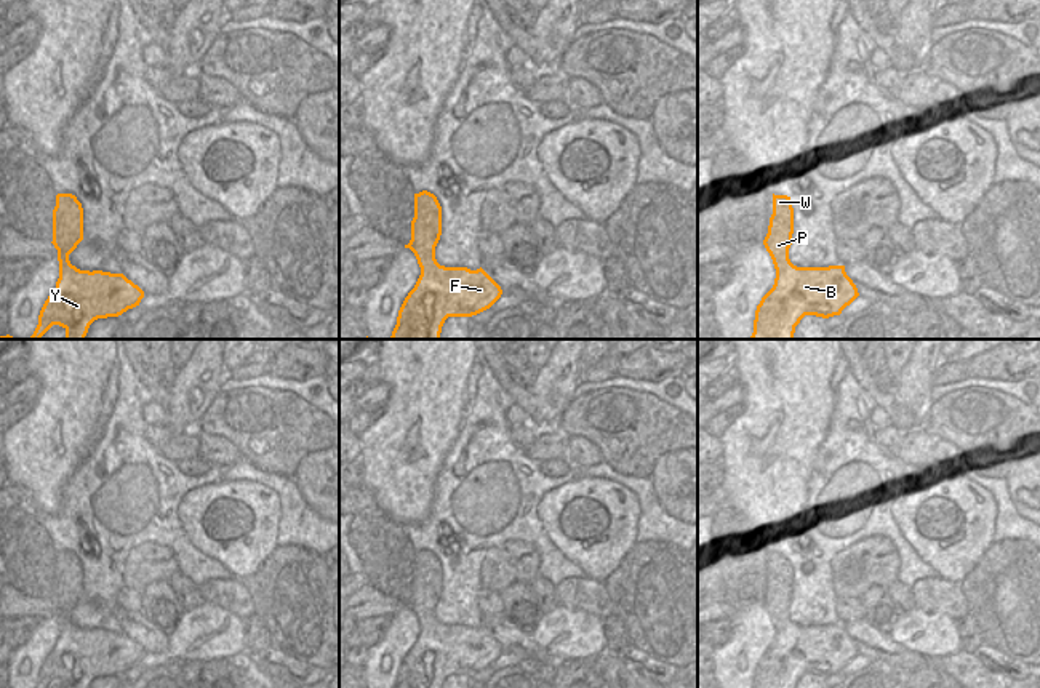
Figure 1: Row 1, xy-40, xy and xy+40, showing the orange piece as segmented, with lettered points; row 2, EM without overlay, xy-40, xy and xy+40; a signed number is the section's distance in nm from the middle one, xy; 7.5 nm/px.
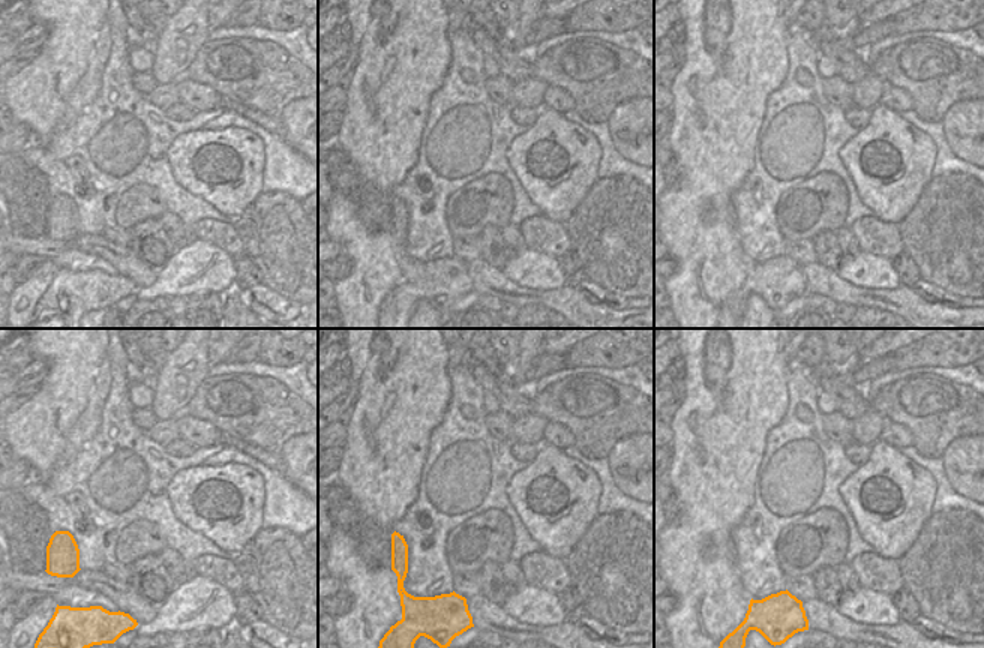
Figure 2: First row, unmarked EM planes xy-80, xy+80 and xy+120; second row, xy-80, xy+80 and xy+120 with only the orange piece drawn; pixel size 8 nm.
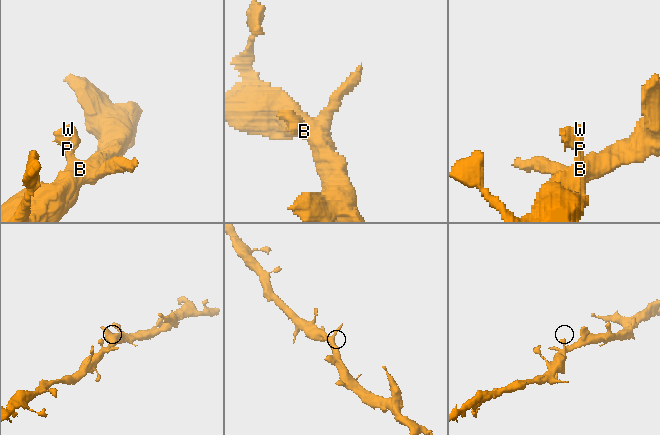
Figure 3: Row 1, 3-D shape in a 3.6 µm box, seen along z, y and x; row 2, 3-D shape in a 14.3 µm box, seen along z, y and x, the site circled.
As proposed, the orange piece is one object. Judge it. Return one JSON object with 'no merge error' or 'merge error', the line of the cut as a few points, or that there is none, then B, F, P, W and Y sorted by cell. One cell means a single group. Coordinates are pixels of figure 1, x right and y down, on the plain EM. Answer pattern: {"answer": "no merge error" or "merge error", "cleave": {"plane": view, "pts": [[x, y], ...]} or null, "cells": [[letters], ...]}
{"answer": "no merge error", "cleave": null, "cells": [["B", "F", "P", "W", "Y"]]}

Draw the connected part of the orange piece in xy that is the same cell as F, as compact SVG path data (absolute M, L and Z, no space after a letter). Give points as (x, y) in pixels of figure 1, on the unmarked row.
M427 549L414 552L410 606L421 626L414 646L405 656L394 688L442 688L448 675L472 675L490 667L501 645L480 626L445 626L435 618L442 594L442 565Z

